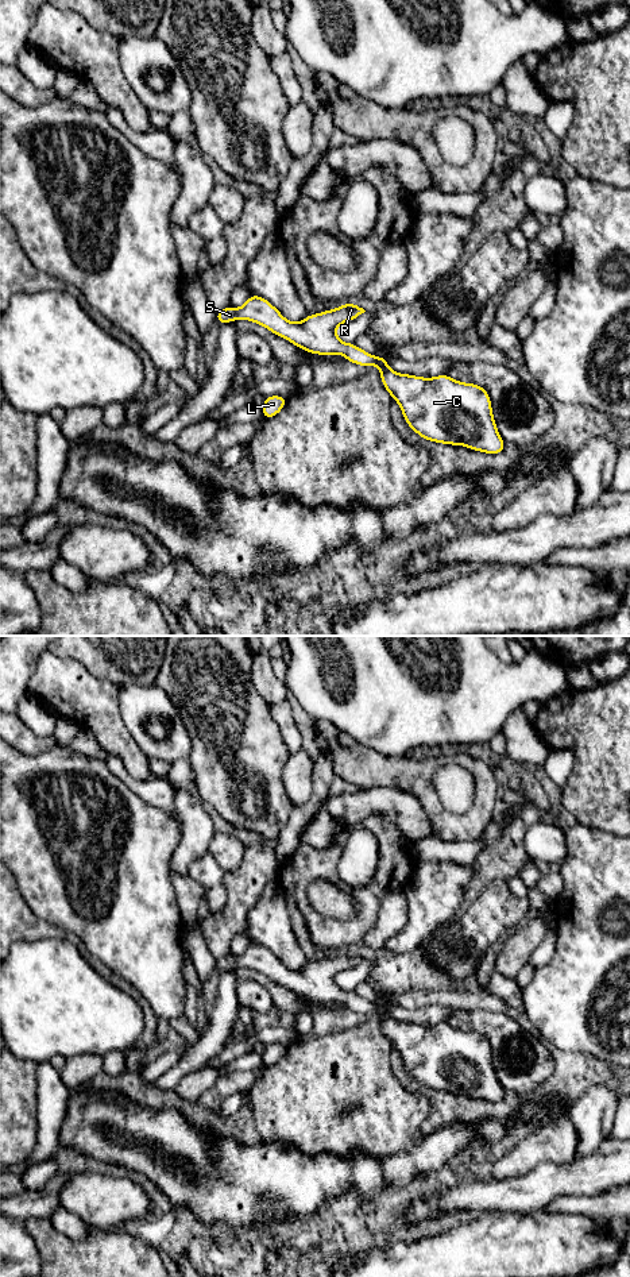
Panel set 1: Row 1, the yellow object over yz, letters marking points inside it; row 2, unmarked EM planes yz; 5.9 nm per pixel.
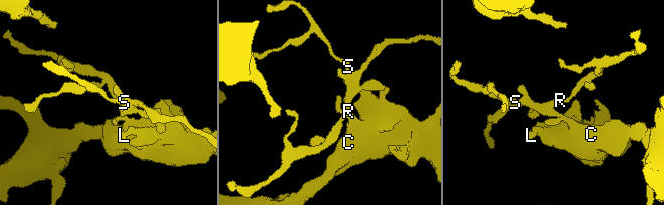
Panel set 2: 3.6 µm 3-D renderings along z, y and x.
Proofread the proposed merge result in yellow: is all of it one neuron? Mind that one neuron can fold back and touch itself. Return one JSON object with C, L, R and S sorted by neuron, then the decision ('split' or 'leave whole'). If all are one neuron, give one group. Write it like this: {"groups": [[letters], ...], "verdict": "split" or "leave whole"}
{"groups": [["C", "L", "R", "S"]], "verdict": "leave whole"}

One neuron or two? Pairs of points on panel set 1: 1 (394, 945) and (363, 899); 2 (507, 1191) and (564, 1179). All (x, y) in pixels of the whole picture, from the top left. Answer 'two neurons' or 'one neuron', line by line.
1: two neurons
2: one neuron

